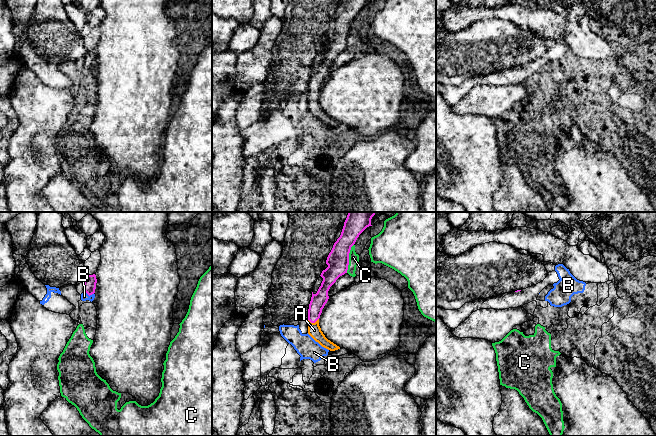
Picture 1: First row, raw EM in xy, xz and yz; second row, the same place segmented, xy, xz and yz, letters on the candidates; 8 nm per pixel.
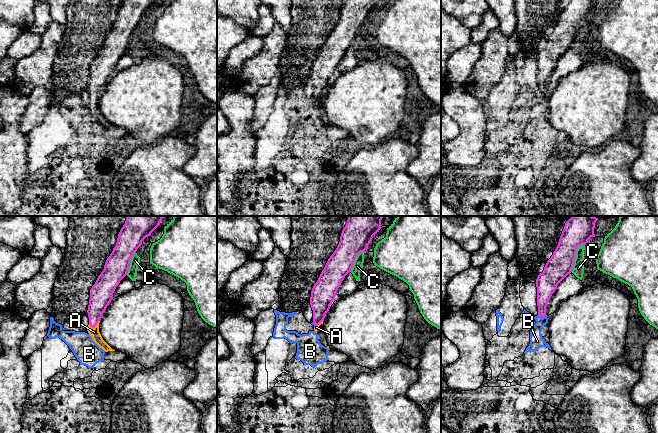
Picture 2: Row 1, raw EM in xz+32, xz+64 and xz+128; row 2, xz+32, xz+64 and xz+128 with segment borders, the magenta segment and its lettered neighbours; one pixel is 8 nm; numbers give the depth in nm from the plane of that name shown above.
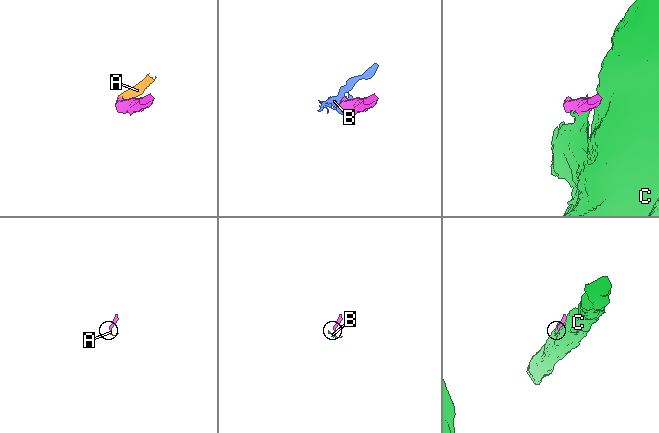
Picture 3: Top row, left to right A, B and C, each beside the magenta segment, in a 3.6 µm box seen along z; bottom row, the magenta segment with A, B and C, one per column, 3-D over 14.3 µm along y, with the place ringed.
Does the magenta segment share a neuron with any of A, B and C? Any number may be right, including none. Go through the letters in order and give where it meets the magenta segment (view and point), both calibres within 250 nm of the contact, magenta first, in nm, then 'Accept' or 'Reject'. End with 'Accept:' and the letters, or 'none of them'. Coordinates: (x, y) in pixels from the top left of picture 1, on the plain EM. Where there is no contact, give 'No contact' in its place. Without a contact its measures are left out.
A: Touches magenta at xz (313, 98). Thickness 120 nm (magenta) against 110 nm. Accept
B: Touches magenta at xy (89, 71). Thickness 100 nm (magenta) against 60 nm. Reject
C: Touches magenta at xz (348, 34). Thickness 180 nm (magenta) against 80 nm. Reject
Accept: A

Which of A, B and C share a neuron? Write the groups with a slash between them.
A / B / C

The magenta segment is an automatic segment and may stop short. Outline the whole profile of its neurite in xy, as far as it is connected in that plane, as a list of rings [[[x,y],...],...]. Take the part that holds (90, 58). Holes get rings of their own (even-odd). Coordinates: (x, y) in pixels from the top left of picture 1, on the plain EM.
[[[88,51],[87,54],[84,57],[84,67],[90,72],[95,69],[96,65],[96,51]]]

